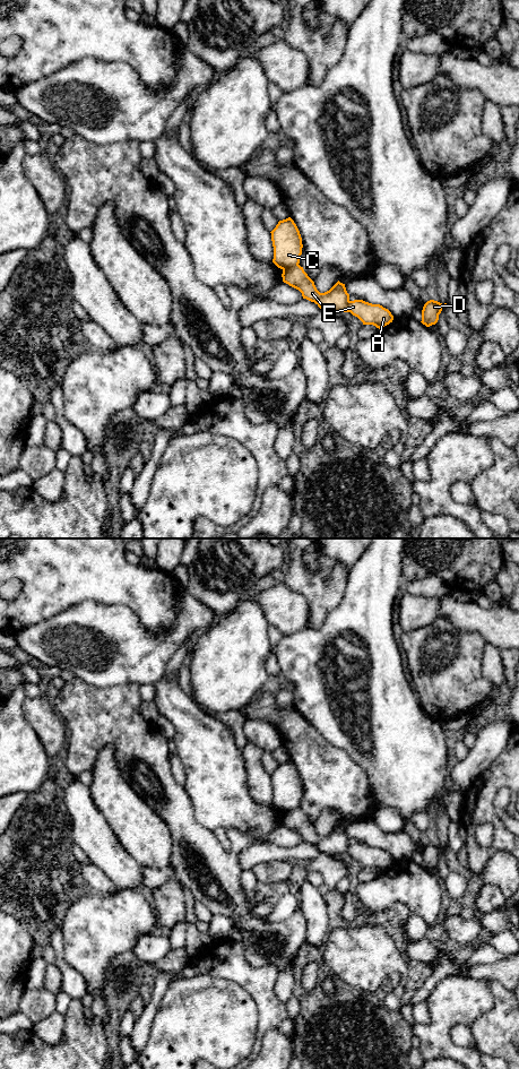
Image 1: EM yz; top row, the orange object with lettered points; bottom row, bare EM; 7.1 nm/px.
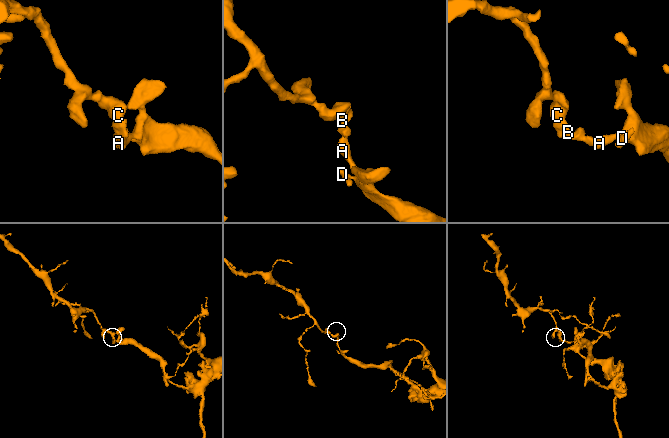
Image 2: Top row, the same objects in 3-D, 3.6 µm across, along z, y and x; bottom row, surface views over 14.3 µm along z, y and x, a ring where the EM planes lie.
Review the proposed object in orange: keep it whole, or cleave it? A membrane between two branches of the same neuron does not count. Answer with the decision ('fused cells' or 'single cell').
fused cells

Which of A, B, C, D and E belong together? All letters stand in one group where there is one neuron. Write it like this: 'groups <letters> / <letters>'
groups A B D E / C

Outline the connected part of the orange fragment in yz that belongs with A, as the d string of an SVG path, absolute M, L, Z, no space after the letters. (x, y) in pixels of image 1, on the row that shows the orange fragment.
M300 265L283 269L283 282L299 290L303 299L314 302L321 310L332 312L351 312L363 325L373 325L381 329L393 320L391 312L380 304L363 300L349 300L345 284L339 281L327 292L320 293L314 282Z

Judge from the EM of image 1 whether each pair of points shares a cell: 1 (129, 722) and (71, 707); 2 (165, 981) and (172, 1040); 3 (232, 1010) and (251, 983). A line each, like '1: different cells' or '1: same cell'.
1: same cell
2: different cells
3: different cells

